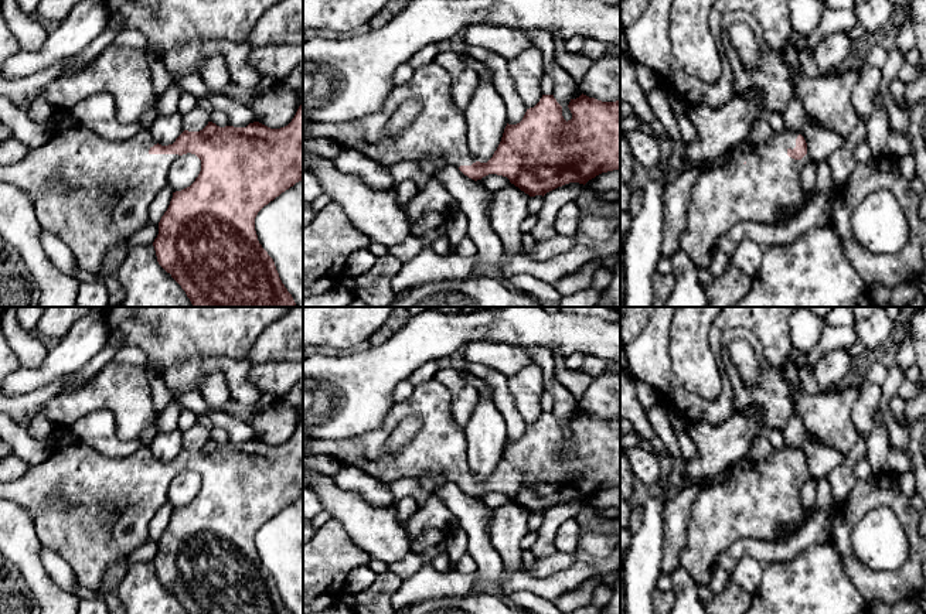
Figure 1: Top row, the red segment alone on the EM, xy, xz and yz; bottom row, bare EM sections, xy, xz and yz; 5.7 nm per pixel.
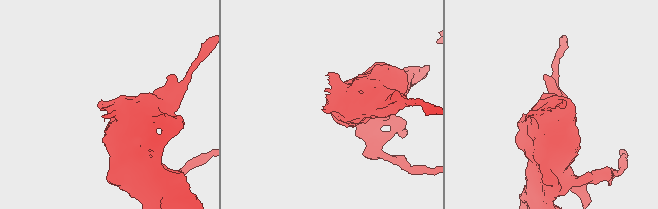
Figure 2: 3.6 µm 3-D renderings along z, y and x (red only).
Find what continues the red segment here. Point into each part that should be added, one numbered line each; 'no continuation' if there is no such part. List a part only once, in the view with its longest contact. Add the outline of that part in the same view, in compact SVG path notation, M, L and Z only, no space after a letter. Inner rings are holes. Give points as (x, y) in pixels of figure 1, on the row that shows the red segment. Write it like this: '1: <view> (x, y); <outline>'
1: yz (770, 181); M760 116L746 136L752 144L749 150L733 151L721 167L698 177L695 195L688 205L687 229L680 241L680 250L685 252L697 267L709 269L718 239L739 222L783 225L789 221L782 216L783 211L801 205L801 171L810 156L806 154L801 160L787 156L787 150L796 147L797 136L799 133L793 132L774 133L765 116Z

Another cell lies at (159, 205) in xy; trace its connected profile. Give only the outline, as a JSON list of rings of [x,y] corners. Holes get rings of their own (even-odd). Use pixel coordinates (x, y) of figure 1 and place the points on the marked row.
[[[164,185],[152,201],[149,209],[147,209],[147,219],[149,222],[153,222],[159,225],[161,216],[167,211],[170,201],[173,198],[173,188],[170,185]]]

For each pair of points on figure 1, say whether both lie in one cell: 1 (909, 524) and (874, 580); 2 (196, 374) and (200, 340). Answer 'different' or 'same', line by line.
1: same
2: different

